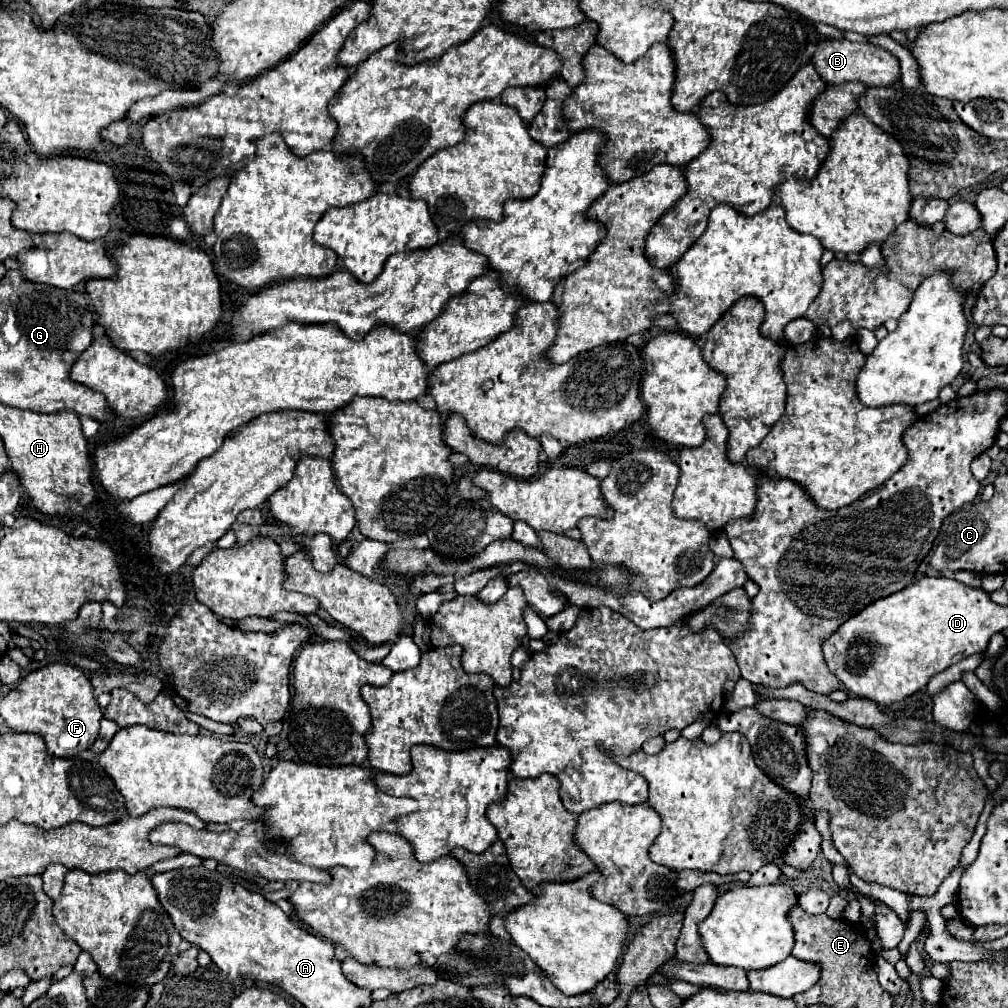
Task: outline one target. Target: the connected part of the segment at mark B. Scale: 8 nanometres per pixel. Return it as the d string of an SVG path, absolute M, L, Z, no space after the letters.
M823 38L817 42L817 50L811 56L811 64L825 84L843 84L849 80L859 80L867 86L891 86L899 80L901 68L899 60L887 50L873 44L859 44L849 40L833 40Z

